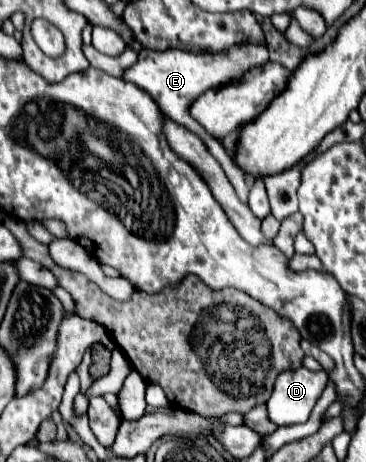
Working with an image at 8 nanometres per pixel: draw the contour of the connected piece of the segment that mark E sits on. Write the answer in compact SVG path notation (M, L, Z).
M240 42L240 44L234 44L218 54L204 54L204 52L188 52L188 50L150 50L150 48L142 48L140 54L138 54L138 62L134 66L130 66L130 70L126 70L124 74L124 80L126 82L134 82L138 88L142 88L144 92L148 92L154 102L160 106L160 110L170 116L174 122L186 126L188 130L192 132L198 132L198 136L206 142L208 150L214 154L214 158L222 164L230 184L234 186L238 198L246 204L248 202L248 184L246 184L246 178L242 174L242 170L238 170L232 162L232 158L228 156L228 152L224 150L224 146L208 136L188 114L188 108L190 104L200 96L204 94L208 88L218 88L218 86L224 86L228 82L234 82L238 80L244 72L248 72L250 68L254 66L262 66L268 62L268 46L266 42Z

